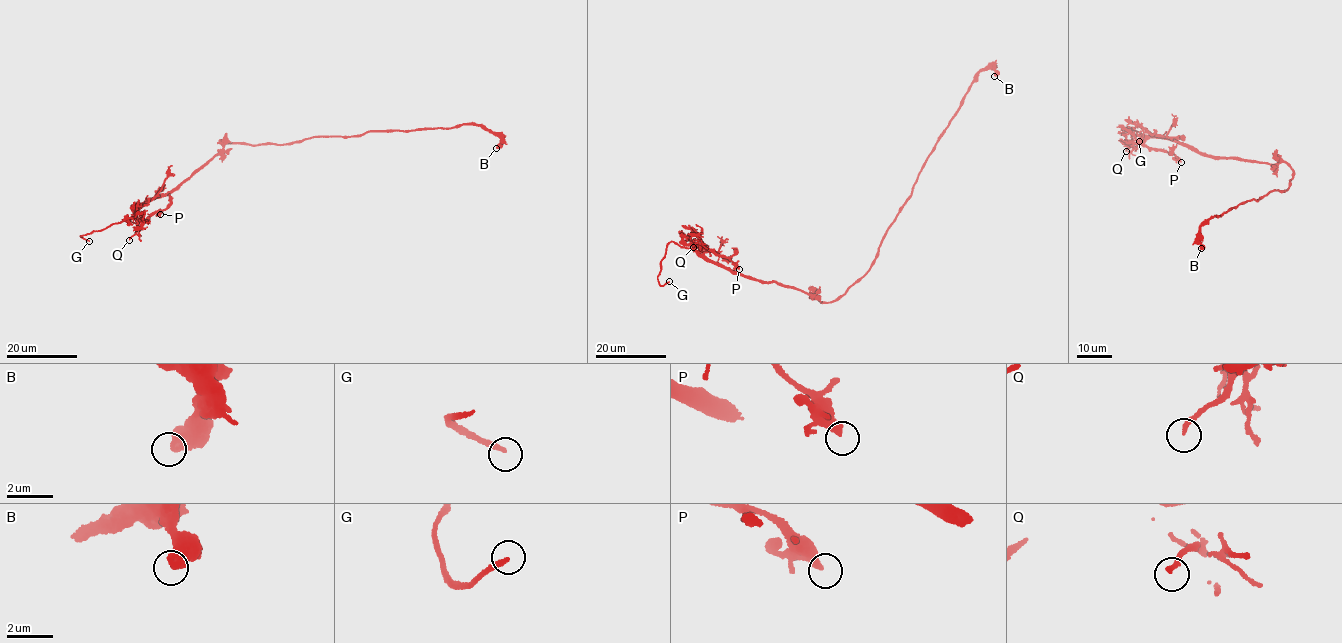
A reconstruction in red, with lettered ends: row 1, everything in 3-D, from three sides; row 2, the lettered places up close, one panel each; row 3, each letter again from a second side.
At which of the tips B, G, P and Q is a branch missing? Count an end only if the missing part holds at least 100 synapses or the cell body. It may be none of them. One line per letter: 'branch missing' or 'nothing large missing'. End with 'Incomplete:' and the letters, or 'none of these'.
B: nothing large missing
G: branch missing
P: nothing large missing
Q: nothing large missing
Incomplete: G

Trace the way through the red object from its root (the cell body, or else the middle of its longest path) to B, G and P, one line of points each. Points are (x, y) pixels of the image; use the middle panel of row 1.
B: (844, 294), (872, 264), (884, 235), (908, 200), (917, 174), (958, 112), (974, 77), (992, 68), (994, 76)
G: (844, 294), (824, 303), (774, 282), (734, 274), (672, 242), (658, 277), (660, 285), (669, 281)
P: (844, 294), (824, 303), (774, 282), (734, 274), (700, 250), (709, 248), (724, 254), (739, 269)

